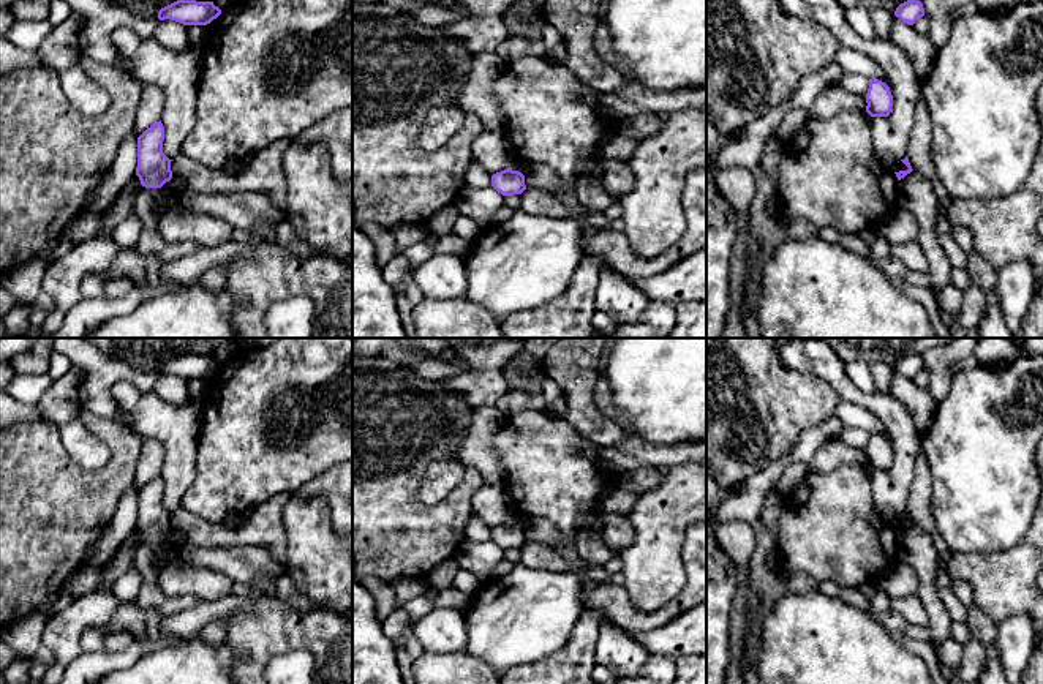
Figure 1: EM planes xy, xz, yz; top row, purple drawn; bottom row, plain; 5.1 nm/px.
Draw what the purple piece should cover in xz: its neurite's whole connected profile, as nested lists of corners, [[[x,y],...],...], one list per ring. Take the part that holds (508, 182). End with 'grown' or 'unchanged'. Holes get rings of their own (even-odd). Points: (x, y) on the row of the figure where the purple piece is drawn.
[[[504,169],[491,175],[491,186],[503,196],[522,194],[526,190],[525,175],[518,171]]] | unchanged

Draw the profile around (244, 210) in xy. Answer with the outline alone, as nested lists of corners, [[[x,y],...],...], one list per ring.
[[[183,188],[180,204],[196,213],[226,220],[234,227],[250,231],[258,223],[277,226],[286,213],[265,193],[204,194]]]

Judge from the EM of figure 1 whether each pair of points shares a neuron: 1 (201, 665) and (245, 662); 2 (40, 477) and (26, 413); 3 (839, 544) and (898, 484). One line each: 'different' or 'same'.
1: different
2: different
3: different

